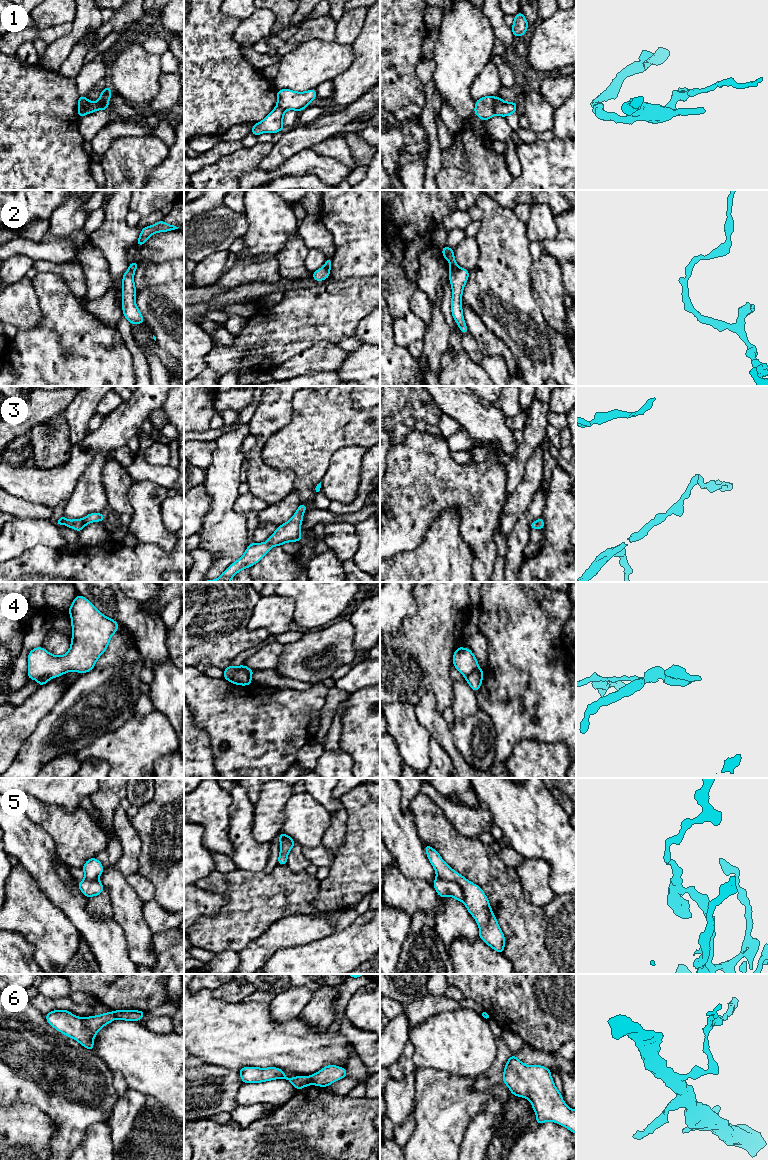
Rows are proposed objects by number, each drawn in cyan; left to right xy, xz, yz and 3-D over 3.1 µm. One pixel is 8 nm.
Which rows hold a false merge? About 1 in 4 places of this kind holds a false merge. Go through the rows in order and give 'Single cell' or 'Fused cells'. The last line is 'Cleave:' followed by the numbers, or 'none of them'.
1: Fused cells
2: Fused cells
3: Single cell
4: Fused cells
5: Fused cells
6: Single cell
Cleave: 1, 2, 4, 5

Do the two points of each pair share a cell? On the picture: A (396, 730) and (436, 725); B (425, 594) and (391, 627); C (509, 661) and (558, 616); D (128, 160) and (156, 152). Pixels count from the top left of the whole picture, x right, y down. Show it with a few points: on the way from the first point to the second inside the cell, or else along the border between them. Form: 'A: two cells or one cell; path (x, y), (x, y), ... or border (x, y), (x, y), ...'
A: two cells; border (414, 706), (416, 720), (431, 736)
B: two cells; border (414, 592), (416, 612), (407, 616), (402, 622)
C: one cell; path (521, 649), (546, 624)
D: one cell; path (135, 157), (149, 152)

